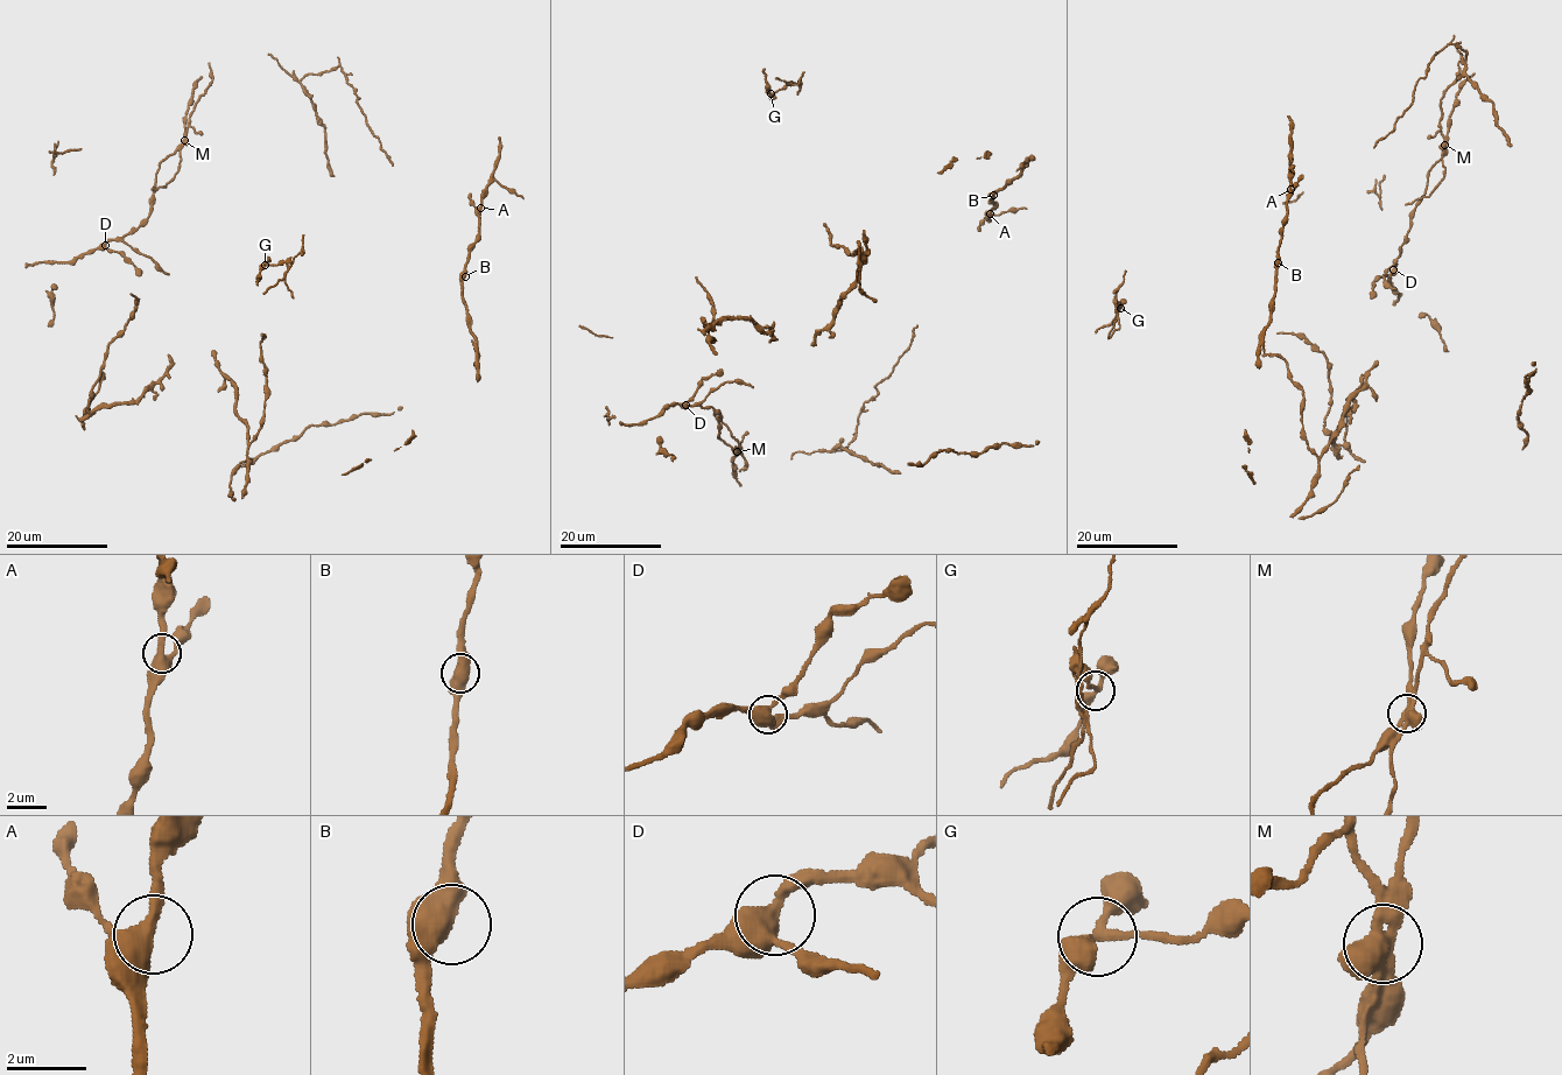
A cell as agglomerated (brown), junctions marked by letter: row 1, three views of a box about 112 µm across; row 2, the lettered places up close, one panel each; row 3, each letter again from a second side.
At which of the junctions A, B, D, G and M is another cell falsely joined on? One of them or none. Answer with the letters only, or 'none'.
M

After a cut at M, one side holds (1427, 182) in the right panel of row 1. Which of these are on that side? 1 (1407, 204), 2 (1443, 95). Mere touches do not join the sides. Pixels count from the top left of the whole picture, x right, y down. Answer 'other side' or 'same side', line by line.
1: other side
2: other side

